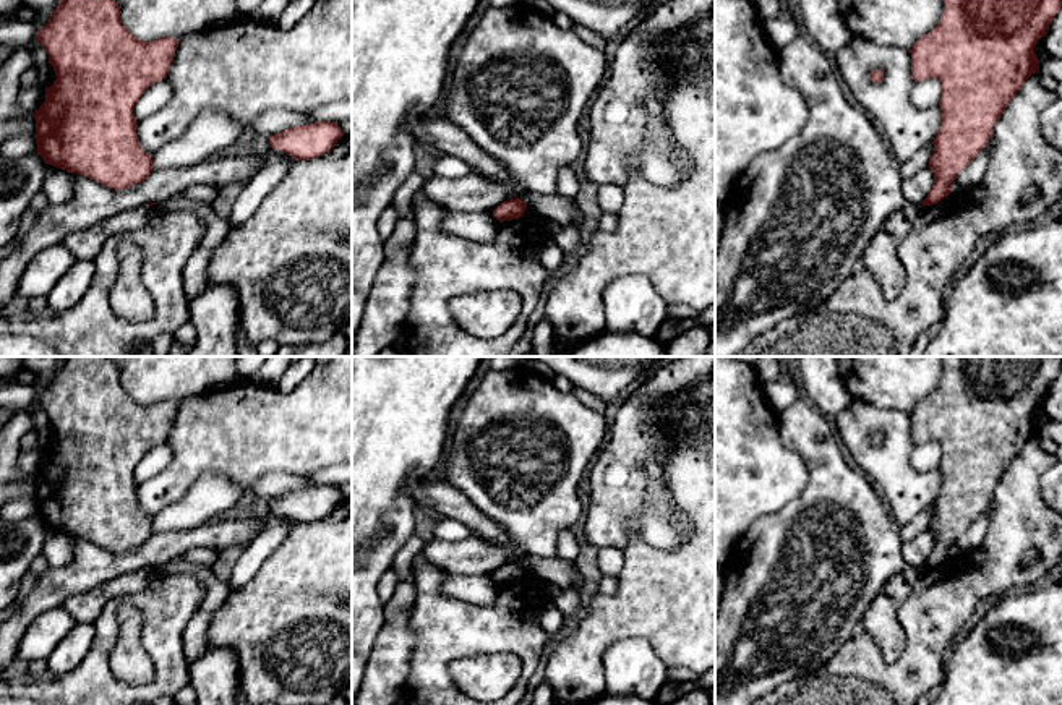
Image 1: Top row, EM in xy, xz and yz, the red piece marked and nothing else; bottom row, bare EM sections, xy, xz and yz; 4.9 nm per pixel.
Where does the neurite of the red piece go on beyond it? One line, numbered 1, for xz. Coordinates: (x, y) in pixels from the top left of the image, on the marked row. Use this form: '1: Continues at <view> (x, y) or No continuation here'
1: No continuation here

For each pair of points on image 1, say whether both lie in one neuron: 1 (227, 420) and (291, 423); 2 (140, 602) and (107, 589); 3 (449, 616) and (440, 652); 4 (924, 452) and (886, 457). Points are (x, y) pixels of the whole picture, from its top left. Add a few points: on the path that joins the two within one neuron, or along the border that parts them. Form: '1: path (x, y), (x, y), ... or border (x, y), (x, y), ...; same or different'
1: path (244, 423), (274, 423); same
2: border (156, 576), (145, 589), (114, 597), (94, 619); different
3: path (449, 624), (440, 637), (440, 644); same
4: border (912, 449), (912, 464), (918, 470), (937, 467); different

